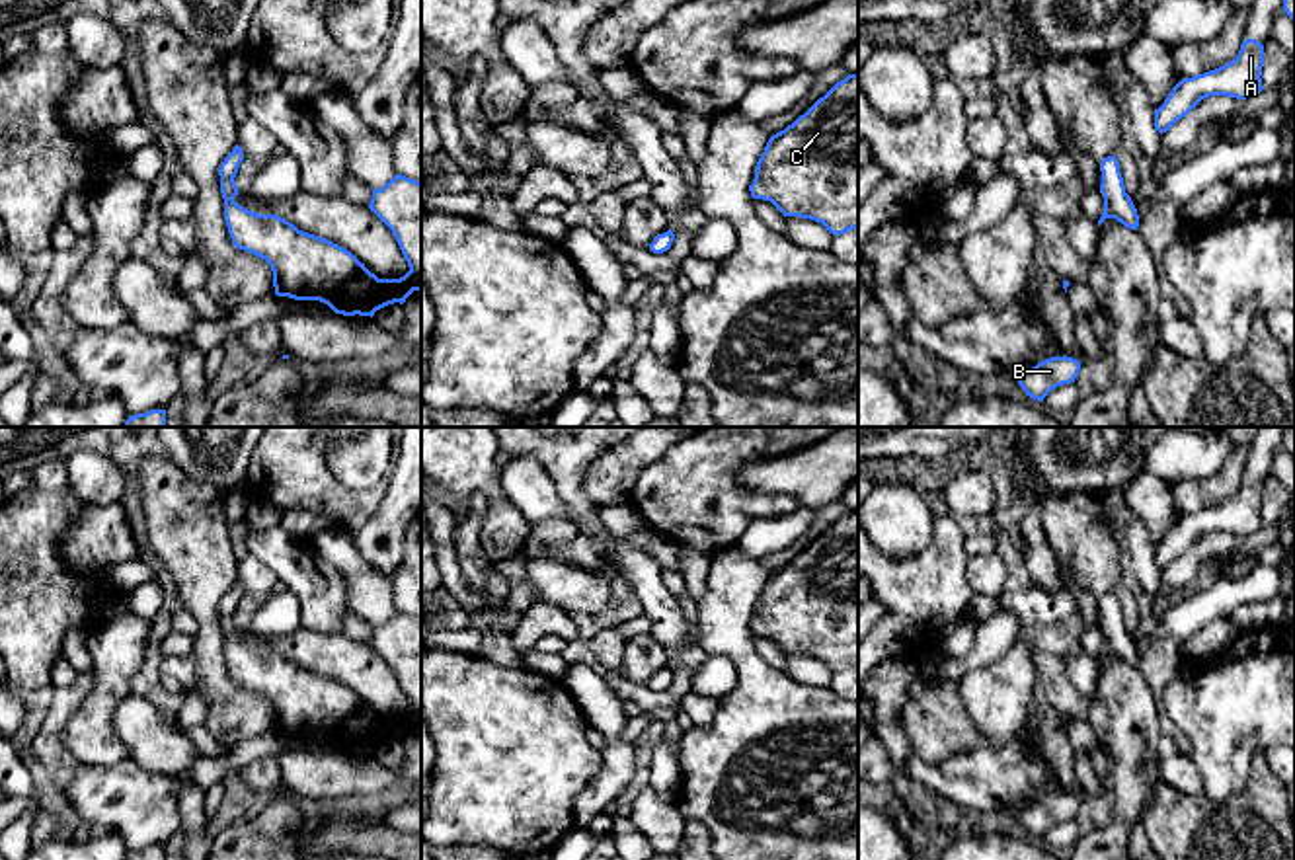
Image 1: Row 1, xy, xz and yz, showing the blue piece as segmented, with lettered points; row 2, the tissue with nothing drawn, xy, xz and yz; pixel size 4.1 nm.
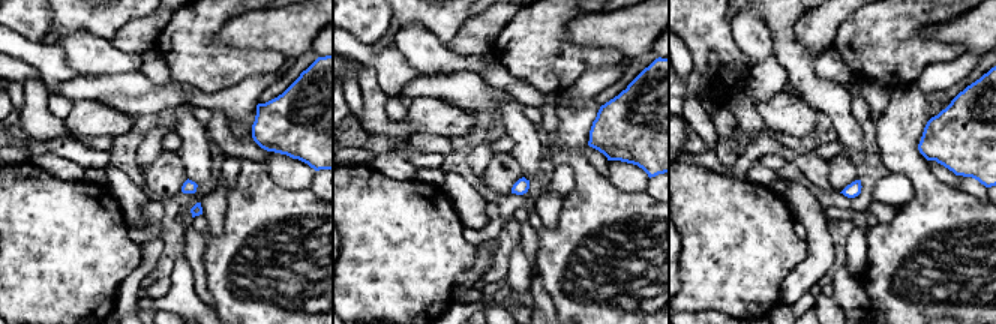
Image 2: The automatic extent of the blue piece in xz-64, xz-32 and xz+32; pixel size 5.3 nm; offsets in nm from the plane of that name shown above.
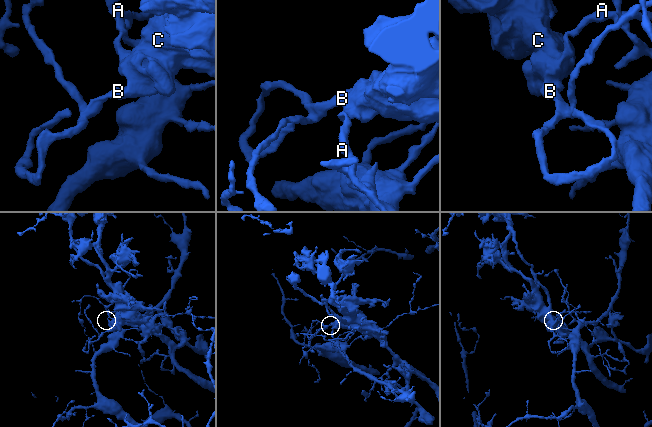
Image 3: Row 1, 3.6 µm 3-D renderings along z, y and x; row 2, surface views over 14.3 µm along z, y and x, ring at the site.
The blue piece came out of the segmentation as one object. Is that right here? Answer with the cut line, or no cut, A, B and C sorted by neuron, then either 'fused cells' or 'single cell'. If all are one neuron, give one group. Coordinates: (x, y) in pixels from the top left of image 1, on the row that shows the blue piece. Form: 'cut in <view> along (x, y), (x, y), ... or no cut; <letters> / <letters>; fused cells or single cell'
cut in yz along (1118, 168), (1102, 174); A / B C; fused cells

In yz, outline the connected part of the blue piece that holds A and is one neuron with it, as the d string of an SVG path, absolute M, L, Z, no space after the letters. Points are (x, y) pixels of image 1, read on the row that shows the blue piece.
M1246 39L1238 55L1209 72L1182 78L1164 103L1155 109L1155 129L1162 135L1176 121L1186 117L1201 99L1209 96L1229 96L1246 99L1258 96L1262 88L1264 45L1256 39Z

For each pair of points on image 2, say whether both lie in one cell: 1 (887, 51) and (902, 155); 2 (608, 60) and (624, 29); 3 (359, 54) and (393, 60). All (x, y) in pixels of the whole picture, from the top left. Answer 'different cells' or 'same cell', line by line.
1: different cells
2: different cells
3: same cell

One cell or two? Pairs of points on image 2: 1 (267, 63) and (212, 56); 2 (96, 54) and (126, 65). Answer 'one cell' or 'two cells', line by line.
1: one cell
2: one cell

